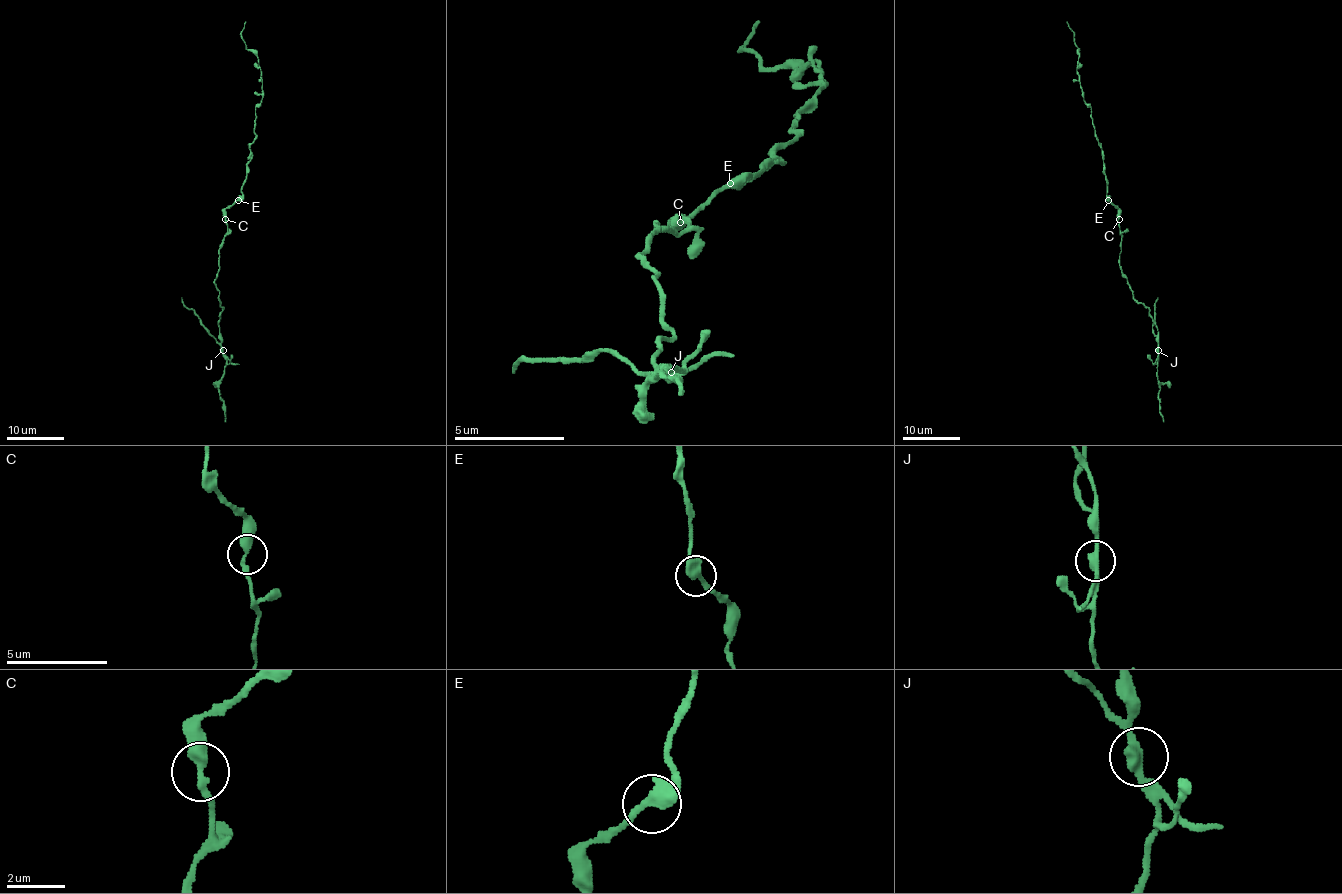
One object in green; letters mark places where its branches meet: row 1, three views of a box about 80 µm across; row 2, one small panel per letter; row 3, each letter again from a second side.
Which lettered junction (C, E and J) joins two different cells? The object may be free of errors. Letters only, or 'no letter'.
J

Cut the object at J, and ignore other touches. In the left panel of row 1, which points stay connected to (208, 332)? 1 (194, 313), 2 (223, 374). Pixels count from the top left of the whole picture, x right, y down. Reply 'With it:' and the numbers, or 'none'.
With it: 1

